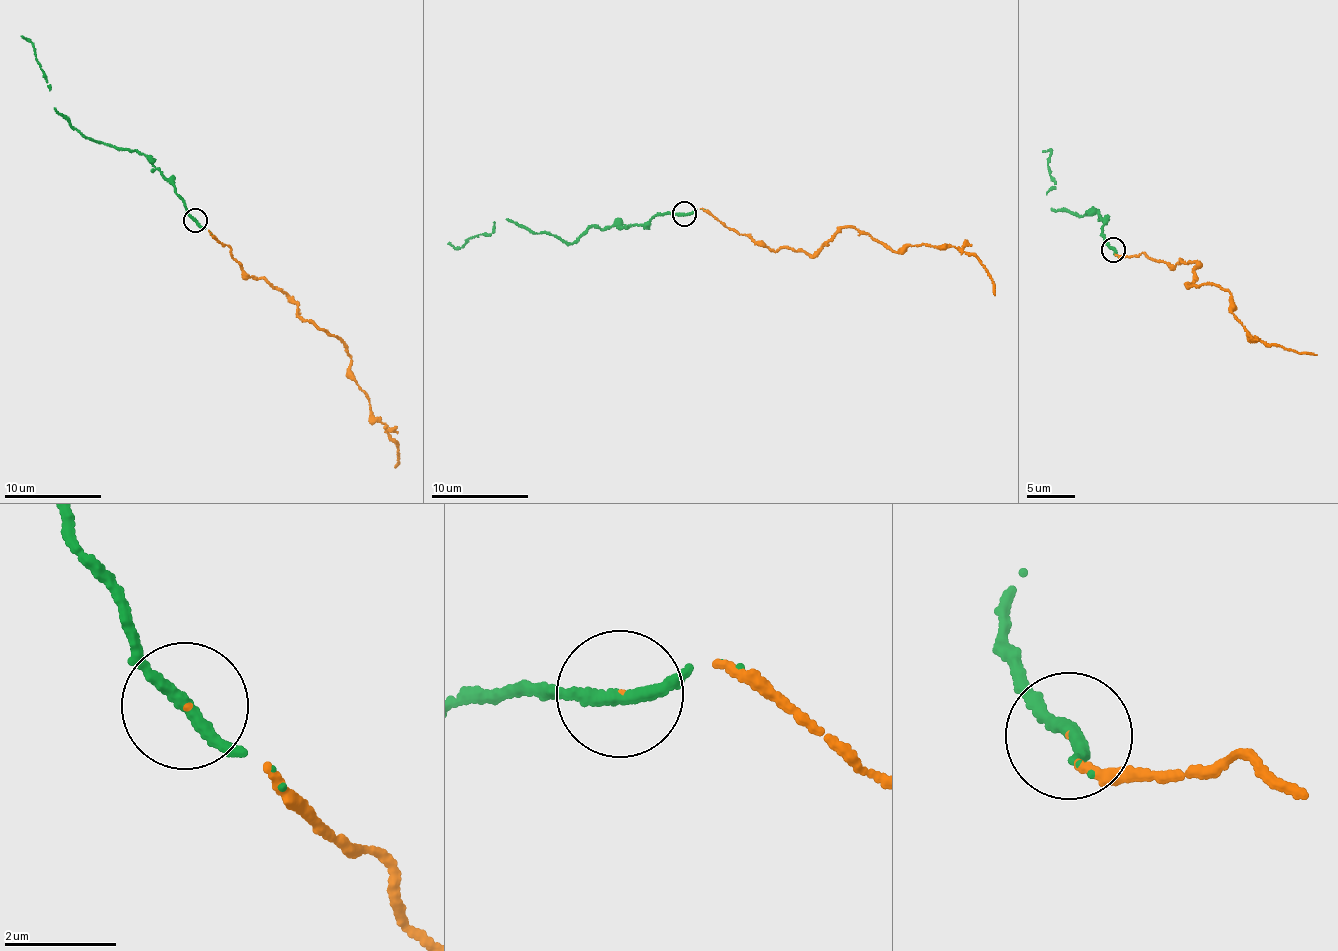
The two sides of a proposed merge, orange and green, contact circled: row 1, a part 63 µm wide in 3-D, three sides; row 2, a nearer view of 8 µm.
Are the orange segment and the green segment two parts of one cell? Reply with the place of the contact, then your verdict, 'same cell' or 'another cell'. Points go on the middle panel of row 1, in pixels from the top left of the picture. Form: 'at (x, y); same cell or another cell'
at (684, 214); same cell

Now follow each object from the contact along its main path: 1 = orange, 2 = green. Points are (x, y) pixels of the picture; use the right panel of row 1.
1: (1114, 250), (1197, 264), (1188, 288), (1207, 282), (1231, 295), (1247, 333), (1316, 354)
2: (1114, 250), (1093, 210), (1087, 213), (1096, 210), (1080, 218), (1051, 209), (1051, 153), (1043, 151)

